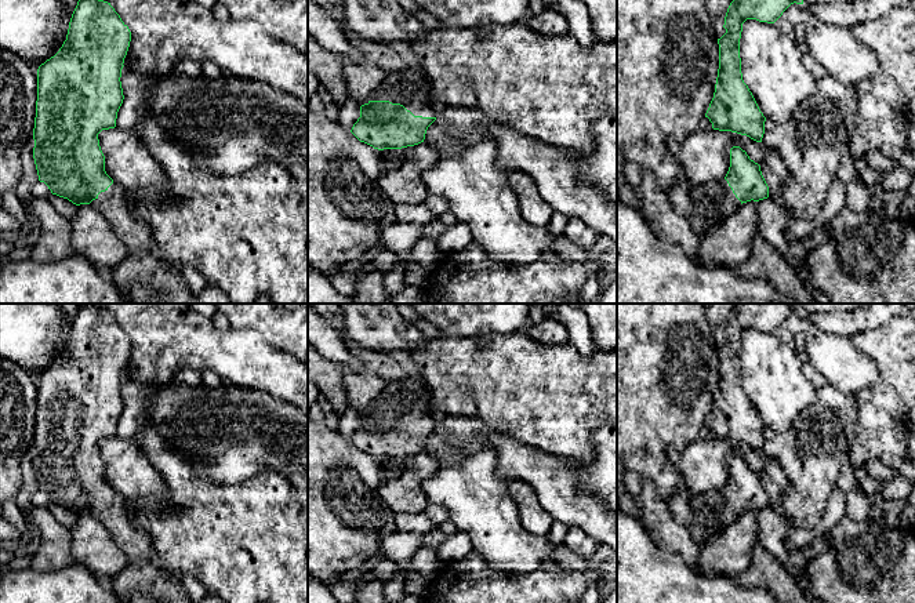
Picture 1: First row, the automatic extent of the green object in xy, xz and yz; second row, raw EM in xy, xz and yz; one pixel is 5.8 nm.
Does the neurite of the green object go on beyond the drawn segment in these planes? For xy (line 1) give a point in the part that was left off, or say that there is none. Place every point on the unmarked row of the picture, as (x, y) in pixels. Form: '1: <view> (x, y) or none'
1: xy (113, 513)

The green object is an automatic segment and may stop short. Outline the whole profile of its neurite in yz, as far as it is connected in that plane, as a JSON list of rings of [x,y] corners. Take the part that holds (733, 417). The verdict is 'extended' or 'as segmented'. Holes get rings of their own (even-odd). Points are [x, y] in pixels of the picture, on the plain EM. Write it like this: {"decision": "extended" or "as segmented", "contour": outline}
{"decision": "as segmented", "contour": [[[740,304],[730,312],[723,334],[726,342],[718,348],[719,378],[715,402],[705,422],[705,426],[709,428],[714,439],[737,442],[747,444],[756,451],[762,451],[766,426],[760,421],[748,395],[744,392],[741,382],[740,348],[742,333],[747,328],[774,333],[794,312],[803,313],[803,304]]]}

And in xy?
{"decision": "extended", "contour": [[[79,306],[72,323],[66,349],[59,360],[37,378],[37,410],[33,437],[33,468],[39,490],[44,491],[52,504],[68,508],[76,515],[90,513],[110,533],[116,544],[127,553],[128,563],[150,560],[157,563],[150,537],[138,530],[130,519],[130,504],[105,480],[105,465],[98,443],[116,436],[117,421],[123,413],[121,378],[131,350],[131,341],[110,312],[95,306]]]}

